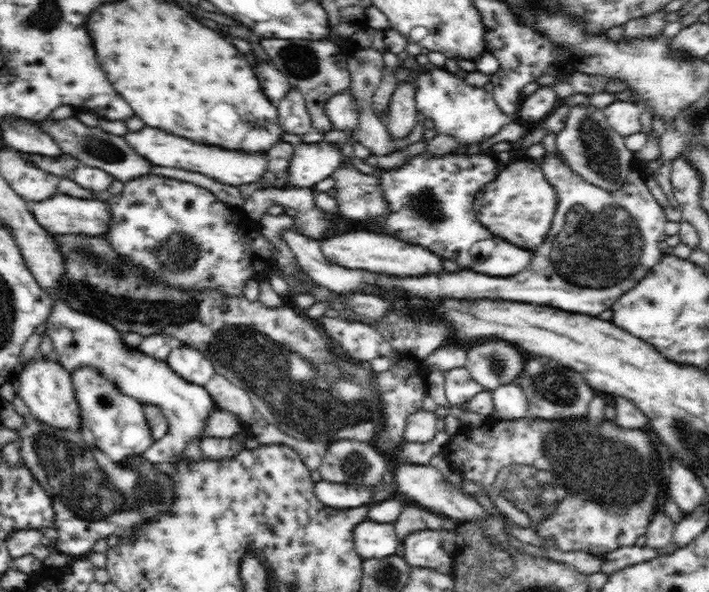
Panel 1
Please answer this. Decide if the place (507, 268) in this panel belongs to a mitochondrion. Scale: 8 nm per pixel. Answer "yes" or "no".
no

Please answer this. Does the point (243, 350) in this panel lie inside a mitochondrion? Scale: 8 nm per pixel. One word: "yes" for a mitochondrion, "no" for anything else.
yes

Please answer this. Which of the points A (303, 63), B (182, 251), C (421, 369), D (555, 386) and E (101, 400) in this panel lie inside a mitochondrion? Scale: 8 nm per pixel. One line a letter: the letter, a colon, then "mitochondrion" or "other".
A: mitochondrion
B: mitochondrion
C: other
D: mitochondrion
E: mitochondrion

